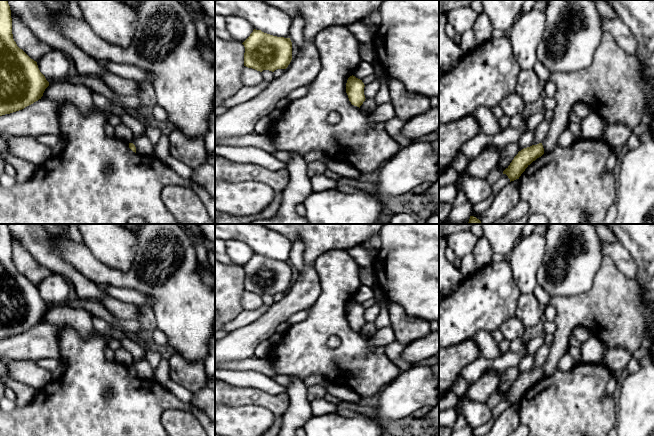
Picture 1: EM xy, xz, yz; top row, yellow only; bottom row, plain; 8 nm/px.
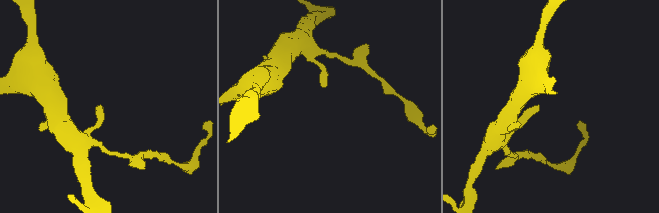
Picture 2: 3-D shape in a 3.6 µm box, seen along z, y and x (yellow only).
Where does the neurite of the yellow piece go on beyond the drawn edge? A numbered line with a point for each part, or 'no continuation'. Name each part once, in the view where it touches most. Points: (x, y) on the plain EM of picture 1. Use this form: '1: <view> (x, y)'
no continuation

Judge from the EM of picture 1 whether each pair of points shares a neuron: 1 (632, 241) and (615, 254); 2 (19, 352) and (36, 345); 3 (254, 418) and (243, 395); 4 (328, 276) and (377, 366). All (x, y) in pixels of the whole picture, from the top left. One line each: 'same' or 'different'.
1: different
2: same
3: different
4: same

